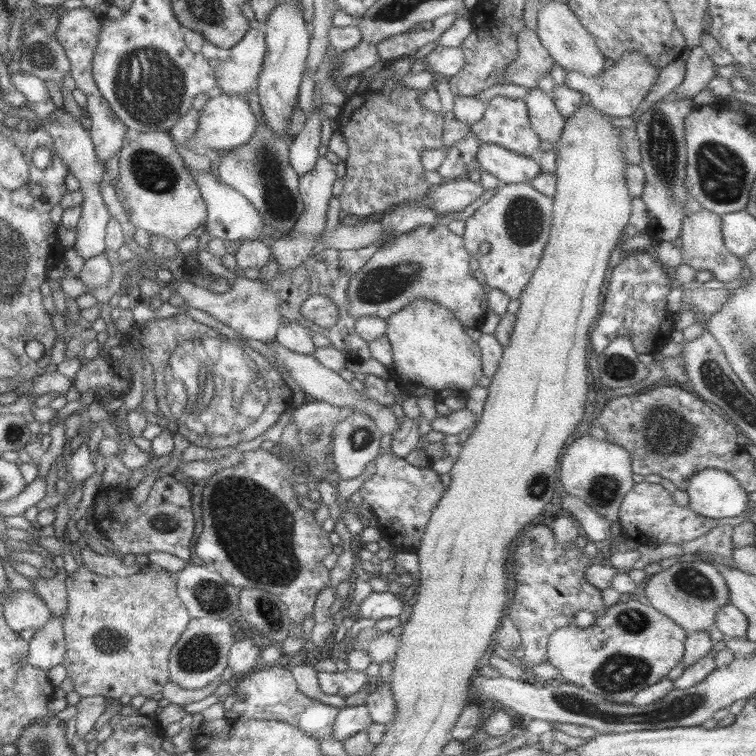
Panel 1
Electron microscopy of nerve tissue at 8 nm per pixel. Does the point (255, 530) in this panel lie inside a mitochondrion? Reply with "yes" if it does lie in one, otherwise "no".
yes

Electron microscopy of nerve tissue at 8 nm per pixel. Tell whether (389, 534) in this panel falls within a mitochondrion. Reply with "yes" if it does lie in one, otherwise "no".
no

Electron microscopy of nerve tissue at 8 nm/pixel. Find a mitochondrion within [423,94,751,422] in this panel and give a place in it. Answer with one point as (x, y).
(722, 175)

